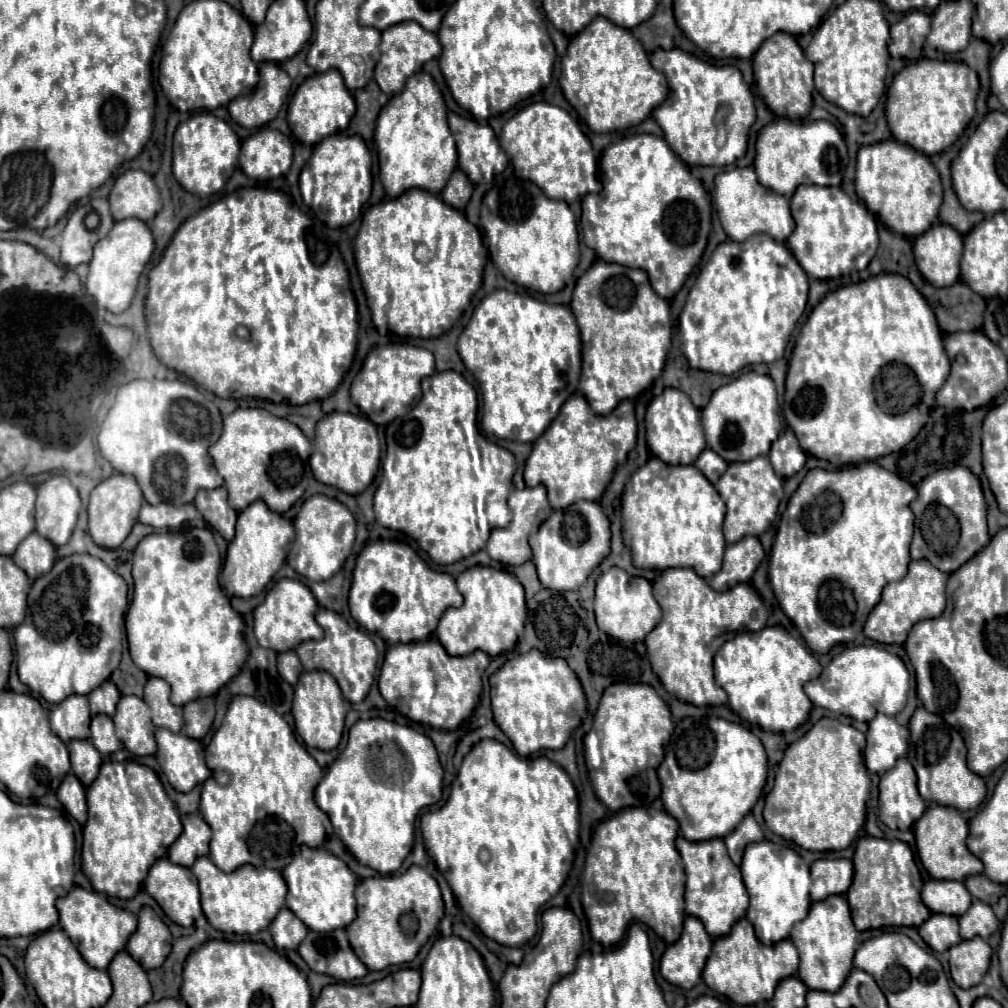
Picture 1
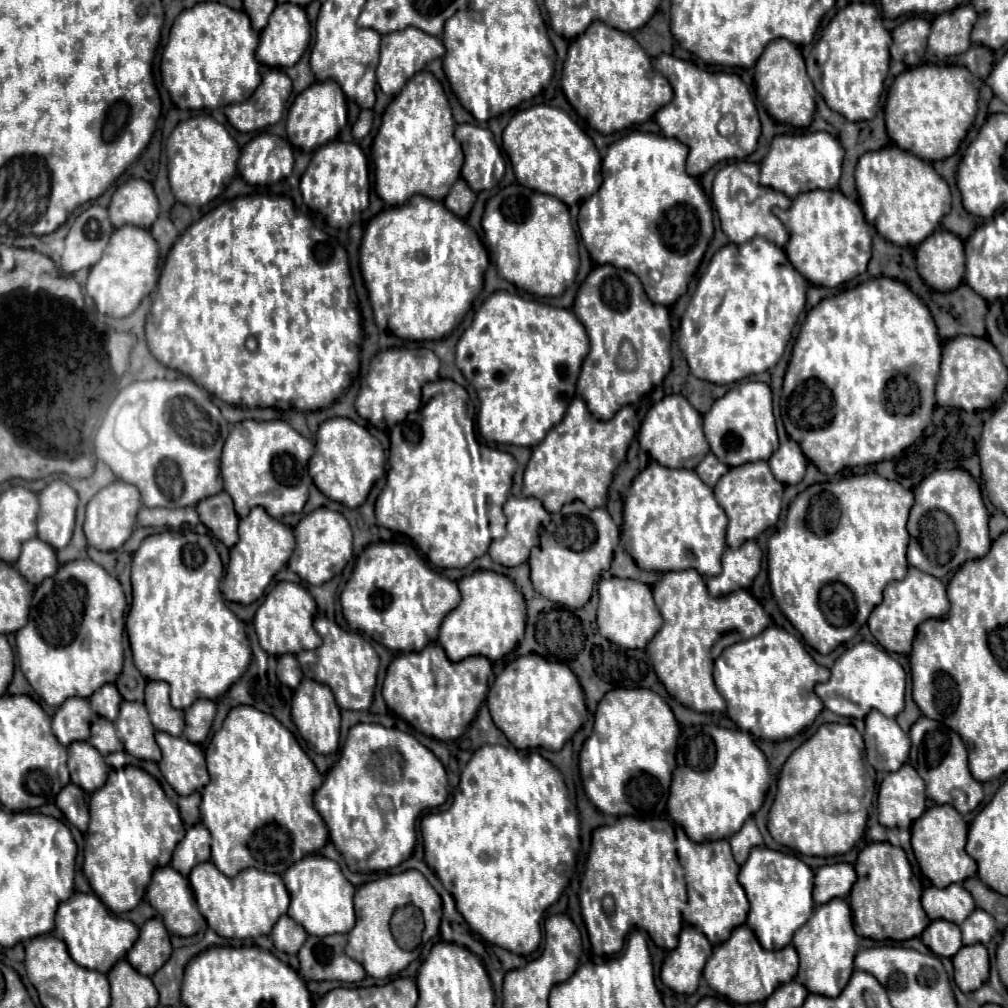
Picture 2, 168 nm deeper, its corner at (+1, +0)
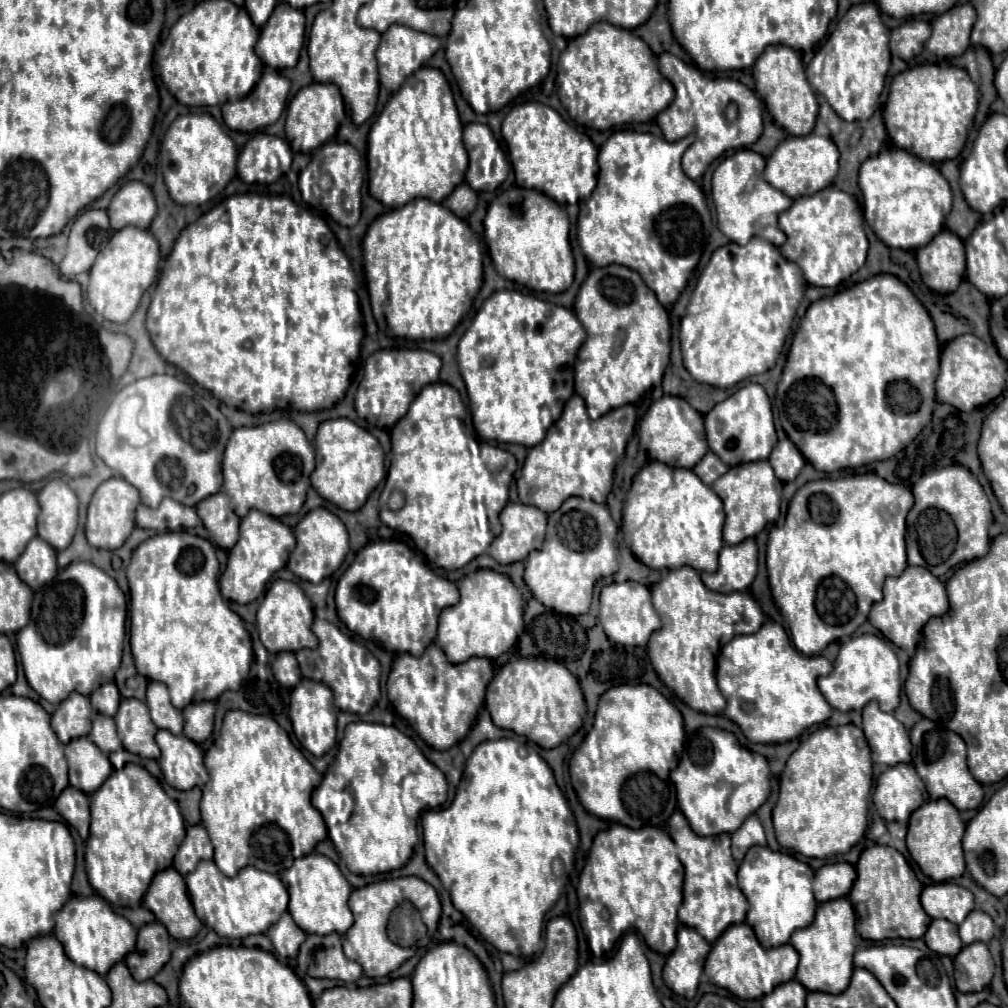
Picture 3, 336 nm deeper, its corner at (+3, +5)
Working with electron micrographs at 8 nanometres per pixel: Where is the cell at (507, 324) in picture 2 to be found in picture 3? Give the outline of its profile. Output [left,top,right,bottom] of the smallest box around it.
[458,290,586,448]

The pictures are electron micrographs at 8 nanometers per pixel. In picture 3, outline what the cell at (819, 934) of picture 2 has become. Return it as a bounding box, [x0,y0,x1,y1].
[790,898,856,994]

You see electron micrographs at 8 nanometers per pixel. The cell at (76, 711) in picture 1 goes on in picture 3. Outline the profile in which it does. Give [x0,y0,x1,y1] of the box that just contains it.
[52,694,90,744]

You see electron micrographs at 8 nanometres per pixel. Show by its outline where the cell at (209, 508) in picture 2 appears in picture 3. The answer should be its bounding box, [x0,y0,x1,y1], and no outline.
[196,492,240,550]

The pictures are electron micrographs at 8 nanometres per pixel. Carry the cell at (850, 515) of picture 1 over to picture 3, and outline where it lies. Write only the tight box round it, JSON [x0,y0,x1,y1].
[766,474,914,656]

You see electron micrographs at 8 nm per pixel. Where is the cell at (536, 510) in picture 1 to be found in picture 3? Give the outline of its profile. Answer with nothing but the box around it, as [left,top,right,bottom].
[488,504,546,564]

